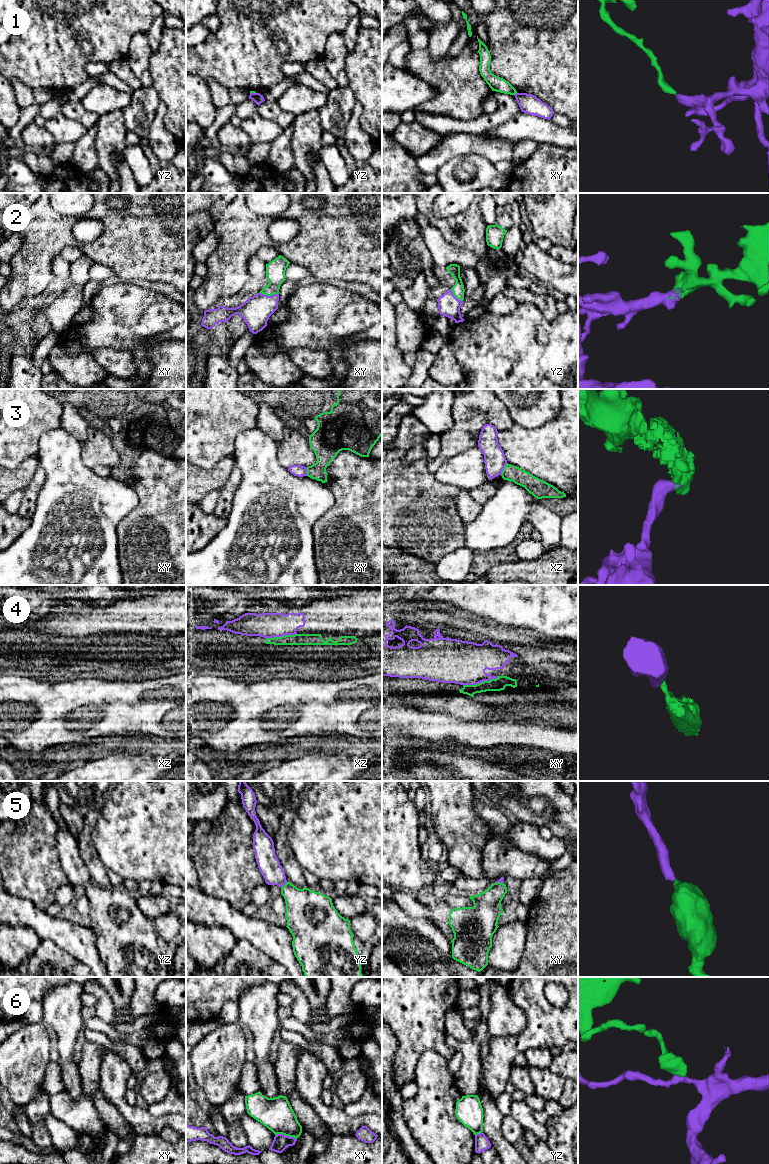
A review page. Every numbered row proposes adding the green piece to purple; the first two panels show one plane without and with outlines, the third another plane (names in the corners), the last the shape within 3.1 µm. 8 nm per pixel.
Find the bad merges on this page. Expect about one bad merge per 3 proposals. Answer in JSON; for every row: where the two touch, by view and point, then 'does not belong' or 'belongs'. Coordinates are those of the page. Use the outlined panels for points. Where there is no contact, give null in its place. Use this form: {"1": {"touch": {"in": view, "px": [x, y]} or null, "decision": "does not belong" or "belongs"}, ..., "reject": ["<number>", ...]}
{"1": {"touch": {"in": "yz", "px": [253, 93]}, "decision": "does not belong"}, "2": {"touch": {"in": "xy", "px": [269, 296]}, "decision": "belongs"}, "3": {"touch": {"in": "xz", "px": [503, 467]}, "decision": "does not belong"}, "4": {"touch": {"in": "xy", "px": [480, 682]}, "decision": "does not belong"}, "5": {"touch": {"in": "yz", "px": [284, 884]}, "decision": "belongs"}, "6": {"touch": {"in": "xy", "px": [286, 1136]}, "decision": "does not belong"}, "reject": ["1", "3", "4", "6"]}

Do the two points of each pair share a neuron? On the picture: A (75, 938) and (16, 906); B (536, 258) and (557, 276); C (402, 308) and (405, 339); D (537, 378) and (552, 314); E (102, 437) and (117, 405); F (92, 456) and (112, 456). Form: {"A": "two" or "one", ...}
{"A": "one", "B": "one", "C": "one", "D": "two", "E": "two", "F": "one"}

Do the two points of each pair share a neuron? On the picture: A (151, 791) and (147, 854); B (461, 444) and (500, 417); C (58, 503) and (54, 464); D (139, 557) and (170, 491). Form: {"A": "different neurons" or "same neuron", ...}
{"A": "same neuron", "B": "same neuron", "C": "same neuron", "D": "same neuron"}

